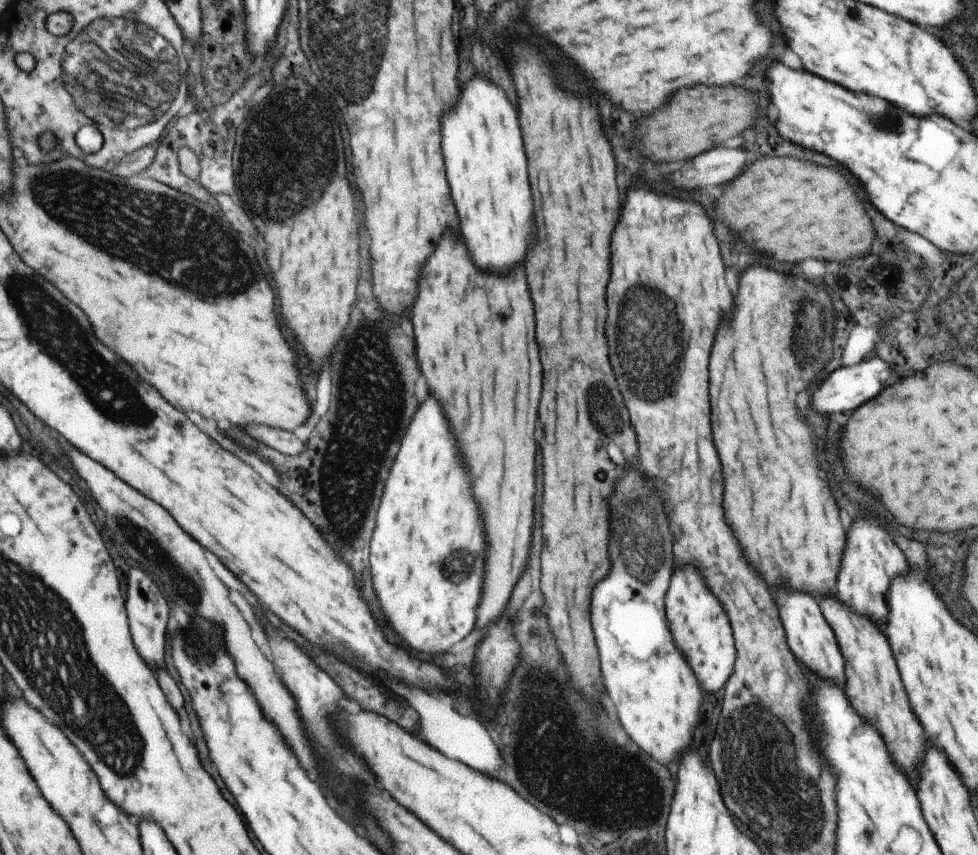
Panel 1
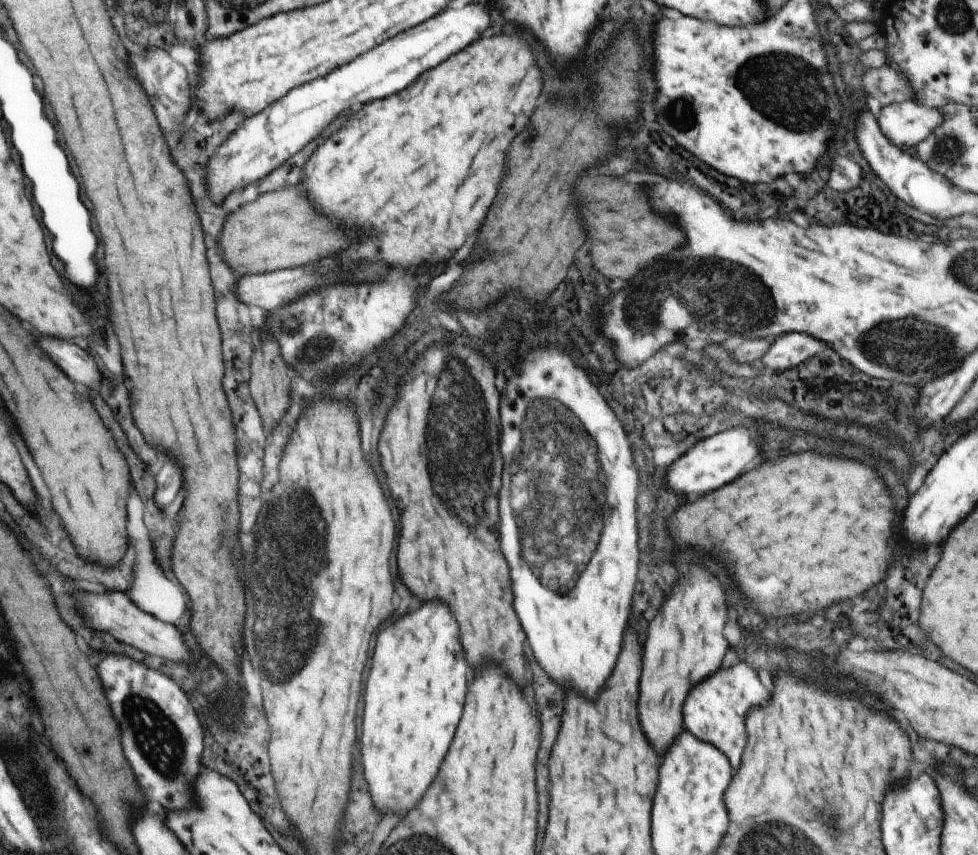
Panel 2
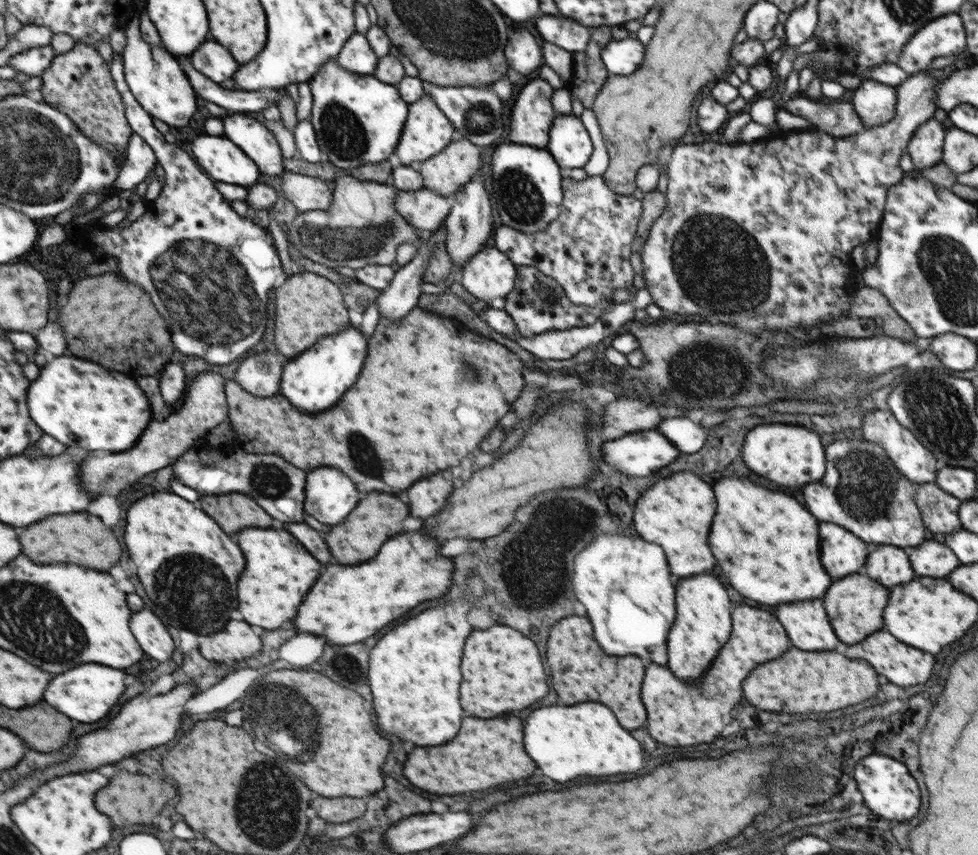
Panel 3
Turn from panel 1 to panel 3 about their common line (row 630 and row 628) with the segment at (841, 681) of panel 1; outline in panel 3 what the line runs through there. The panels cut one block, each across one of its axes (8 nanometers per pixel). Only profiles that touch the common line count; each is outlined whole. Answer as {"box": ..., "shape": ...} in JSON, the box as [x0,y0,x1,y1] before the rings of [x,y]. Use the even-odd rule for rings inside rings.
{"box":[776,600,840,652],"shape":[[[806,600],[798,604],[782,604],[776,610],[778,620],[784,624],[792,646],[806,652],[834,650],[840,646],[822,600]]]}

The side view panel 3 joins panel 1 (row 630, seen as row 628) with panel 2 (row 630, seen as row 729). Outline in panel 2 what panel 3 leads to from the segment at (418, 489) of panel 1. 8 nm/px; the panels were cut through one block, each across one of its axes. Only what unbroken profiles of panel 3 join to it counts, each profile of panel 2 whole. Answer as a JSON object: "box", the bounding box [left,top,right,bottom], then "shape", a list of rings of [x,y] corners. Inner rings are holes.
{"box":[362,600,472,820],"shape":[[[430,600],[426,604],[422,604],[420,608],[416,608],[414,612],[402,616],[396,624],[380,630],[378,640],[376,640],[376,648],[372,652],[372,666],[366,678],[366,692],[364,692],[364,716],[362,716],[362,764],[364,764],[364,776],[368,782],[368,790],[372,794],[372,800],[376,804],[376,808],[380,810],[391,810],[398,815],[399,820],[404,820],[404,814],[414,808],[418,804],[418,800],[422,798],[422,794],[426,792],[426,788],[430,786],[430,782],[436,776],[436,770],[440,768],[440,762],[444,760],[444,754],[454,738],[456,726],[460,722],[462,716],[462,706],[464,706],[464,696],[466,696],[466,684],[468,684],[468,672],[472,674],[472,670],[466,664],[464,658],[464,648],[460,644],[460,630],[458,630],[458,622],[454,620],[452,612],[448,610],[448,606],[440,600]]]}

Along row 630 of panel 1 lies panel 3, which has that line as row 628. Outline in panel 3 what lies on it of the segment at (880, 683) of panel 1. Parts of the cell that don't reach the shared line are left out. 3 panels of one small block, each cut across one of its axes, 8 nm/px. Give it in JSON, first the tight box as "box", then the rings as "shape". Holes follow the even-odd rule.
{"box":[824,574,888,644],"shape":[[[852,574],[842,580],[836,580],[824,596],[824,606],[830,616],[830,624],[836,636],[846,644],[858,644],[864,641],[866,636],[880,631],[880,628],[884,626],[882,612],[886,604],[888,604],[888,590],[880,586],[878,582],[870,580],[868,576],[860,576],[860,574]]]}

